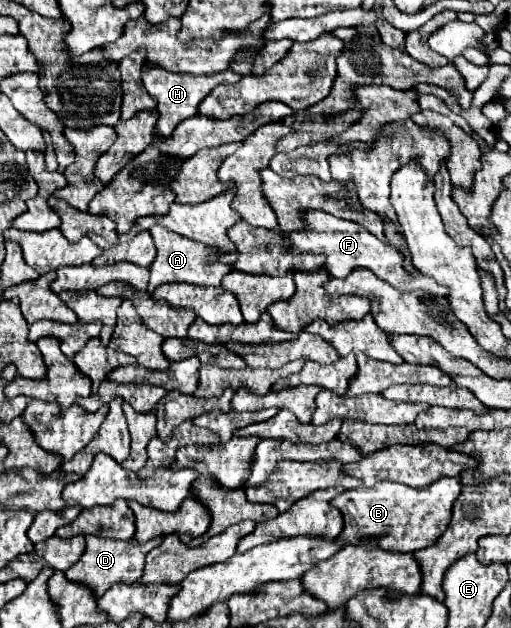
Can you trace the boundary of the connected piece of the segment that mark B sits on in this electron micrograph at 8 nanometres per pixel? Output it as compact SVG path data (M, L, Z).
M441 478L425 490L415 490L395 482L379 482L373 488L347 490L331 500L343 514L343 532L337 536L339 546L363 544L375 540L381 550L387 552L415 552L431 546L449 526L451 508L459 496L459 478Z

